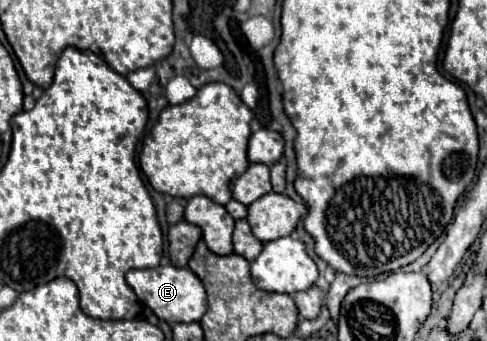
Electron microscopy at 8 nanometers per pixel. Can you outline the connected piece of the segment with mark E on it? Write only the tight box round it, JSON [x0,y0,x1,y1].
[126,266,206,322]

